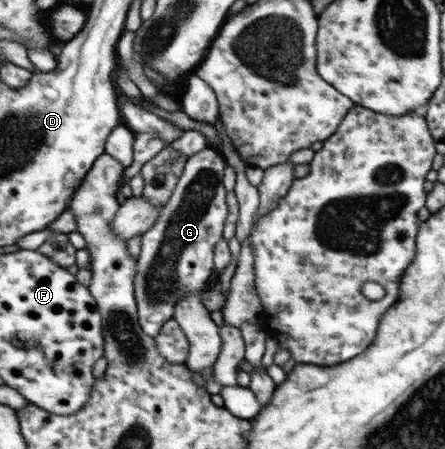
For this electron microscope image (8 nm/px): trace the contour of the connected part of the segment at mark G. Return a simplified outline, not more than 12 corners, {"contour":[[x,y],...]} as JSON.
{"contour":[[188,157],[141,235],[137,313],[151,338],[210,288],[224,166]]}

